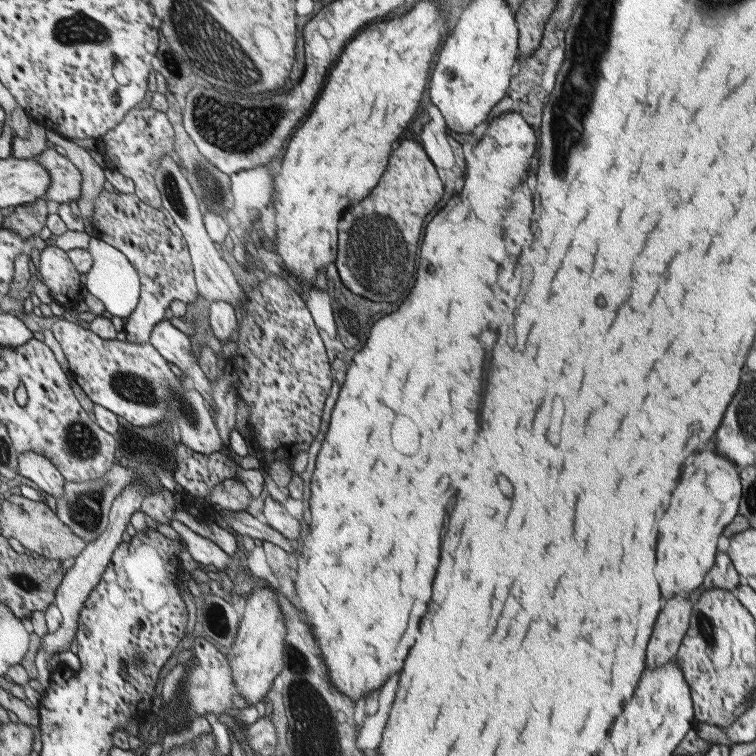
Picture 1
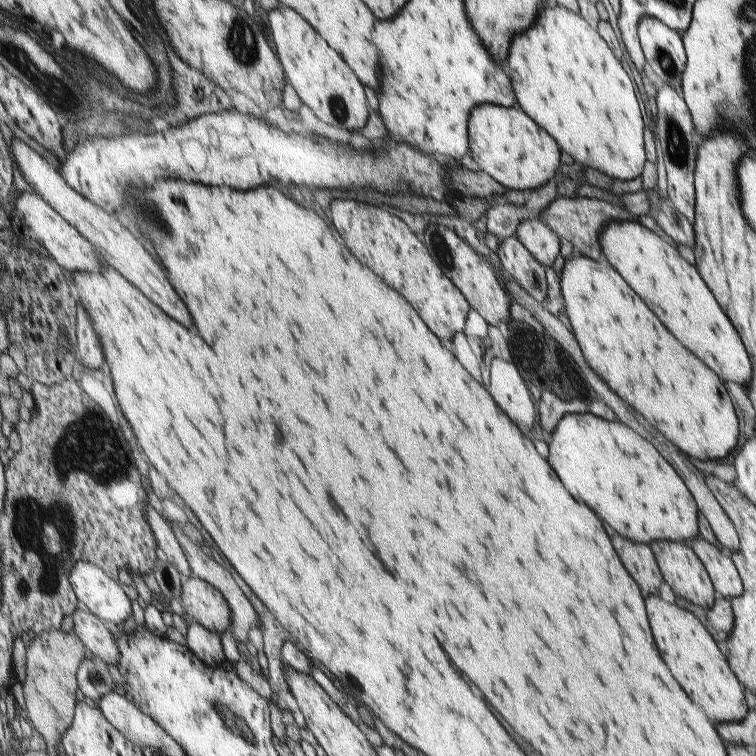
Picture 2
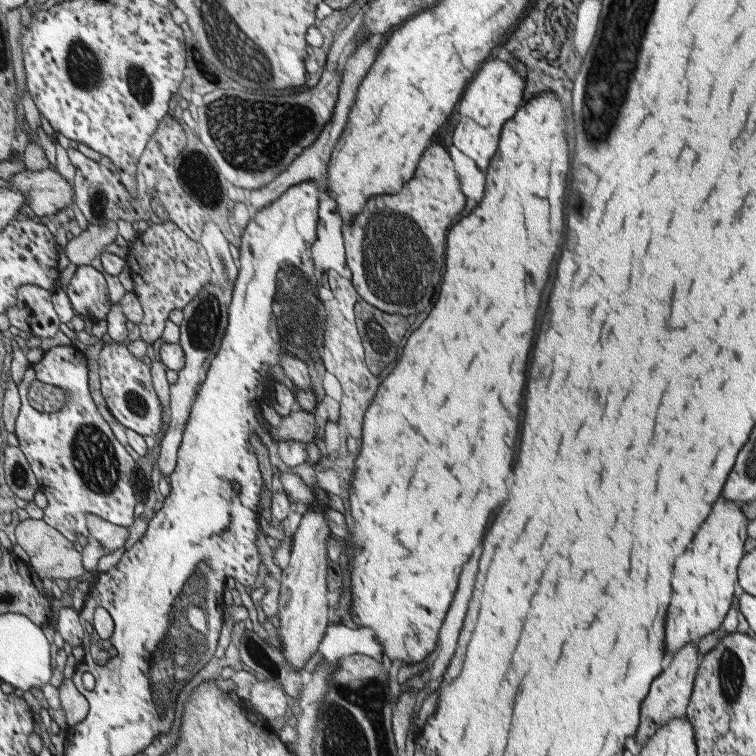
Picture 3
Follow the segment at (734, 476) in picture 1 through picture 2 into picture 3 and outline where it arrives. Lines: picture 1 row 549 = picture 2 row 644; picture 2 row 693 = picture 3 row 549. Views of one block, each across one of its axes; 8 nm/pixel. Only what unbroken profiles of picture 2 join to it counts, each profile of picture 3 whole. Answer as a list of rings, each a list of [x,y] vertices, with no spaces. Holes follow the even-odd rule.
[[[724,496],[714,504],[718,504],[718,508],[714,508],[710,524],[694,536],[694,548],[690,548],[686,556],[678,556],[678,568],[674,568],[674,572],[678,572],[678,576],[674,576],[674,604],[670,604],[670,624],[666,624],[669,658],[686,644],[698,644],[702,636],[718,629],[732,605],[734,582],[739,580],[740,566],[746,555],[744,544],[749,520],[742,509]]]

